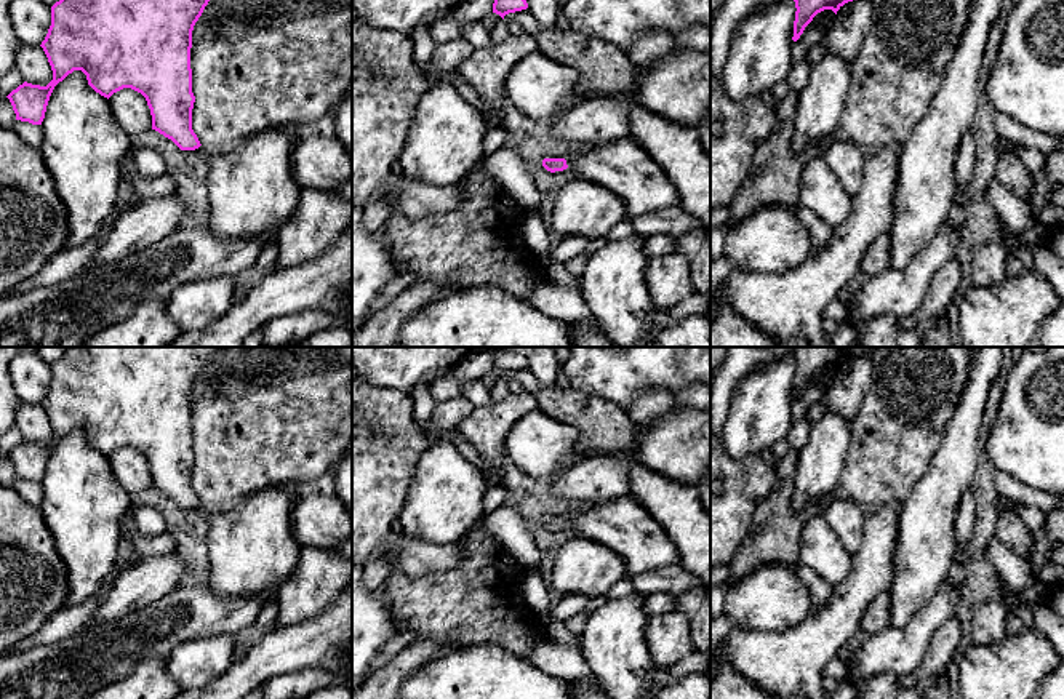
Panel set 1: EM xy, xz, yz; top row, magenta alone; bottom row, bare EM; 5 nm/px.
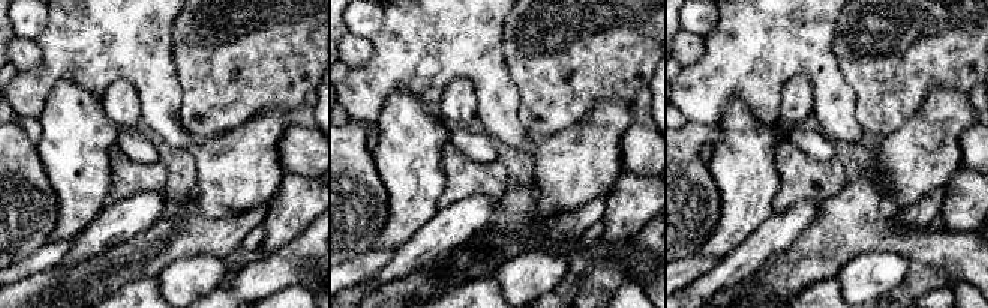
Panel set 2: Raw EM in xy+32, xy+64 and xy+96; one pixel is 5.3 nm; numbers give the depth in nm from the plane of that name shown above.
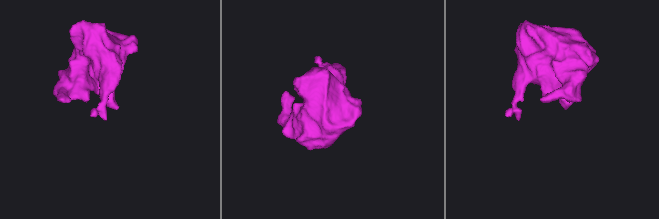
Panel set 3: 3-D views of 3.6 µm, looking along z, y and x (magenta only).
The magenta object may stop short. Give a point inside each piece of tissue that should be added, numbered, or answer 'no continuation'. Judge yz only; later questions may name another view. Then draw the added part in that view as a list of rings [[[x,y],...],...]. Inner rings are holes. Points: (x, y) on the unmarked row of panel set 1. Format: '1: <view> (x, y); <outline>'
no continuation

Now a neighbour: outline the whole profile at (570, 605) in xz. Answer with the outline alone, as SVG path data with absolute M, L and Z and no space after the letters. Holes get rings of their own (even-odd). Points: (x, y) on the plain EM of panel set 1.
M566 593L552 609L550 619L565 622L566 619L579 614L587 606L589 600L590 598L584 593Z

